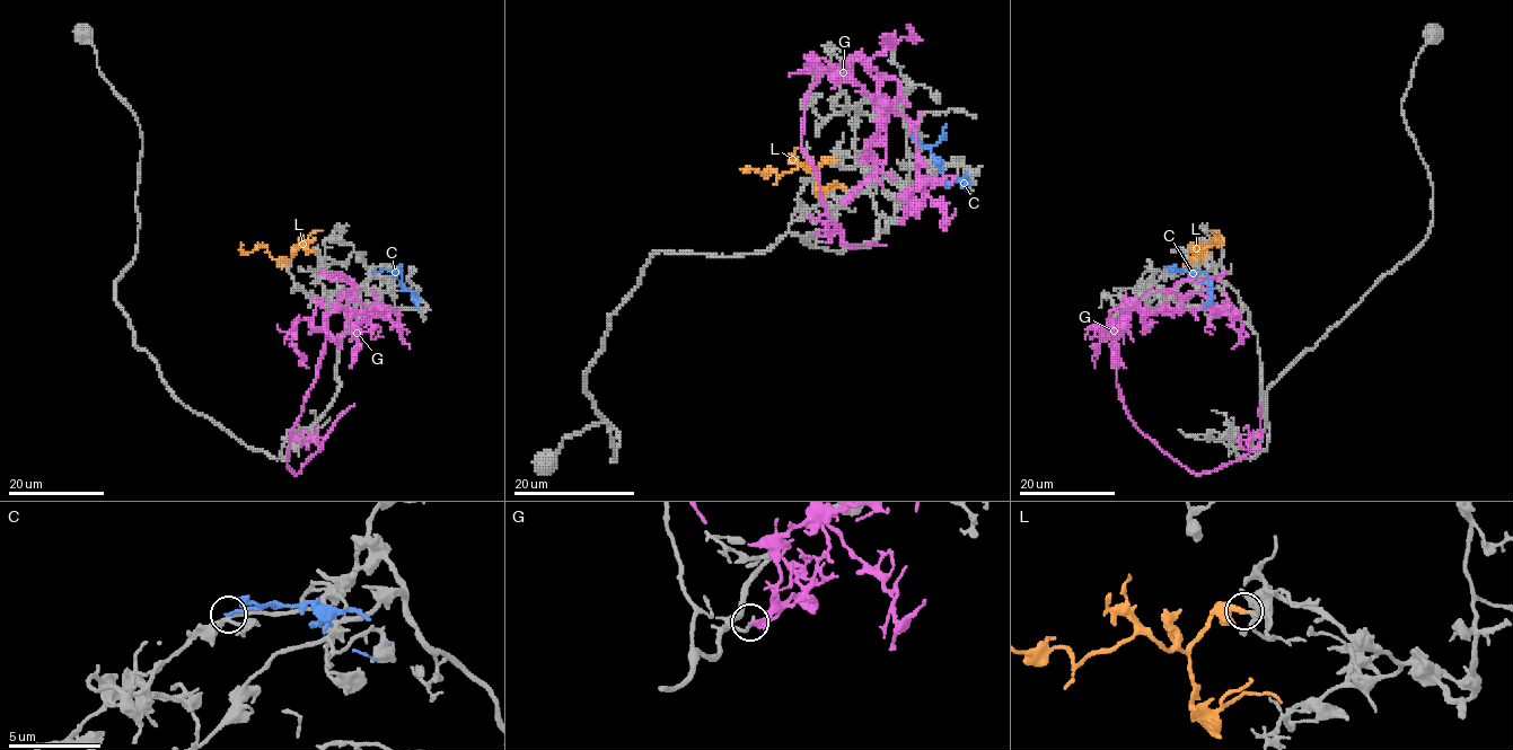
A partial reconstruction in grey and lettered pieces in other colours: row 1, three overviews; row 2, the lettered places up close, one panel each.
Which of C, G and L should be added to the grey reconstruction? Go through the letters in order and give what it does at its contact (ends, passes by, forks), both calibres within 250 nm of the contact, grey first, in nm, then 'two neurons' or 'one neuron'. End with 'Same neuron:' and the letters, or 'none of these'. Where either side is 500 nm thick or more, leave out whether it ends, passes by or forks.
C: it ends there; 220 nm thick on the grey side, 180 nm on the other; two neurons
G: it ends there; 190 nm thick on the grey side, 140 nm on the other; two neurons
L: it ends there; 320 nm thick on the grey side, 280 nm on the other; one neuron
Same neuron: L

